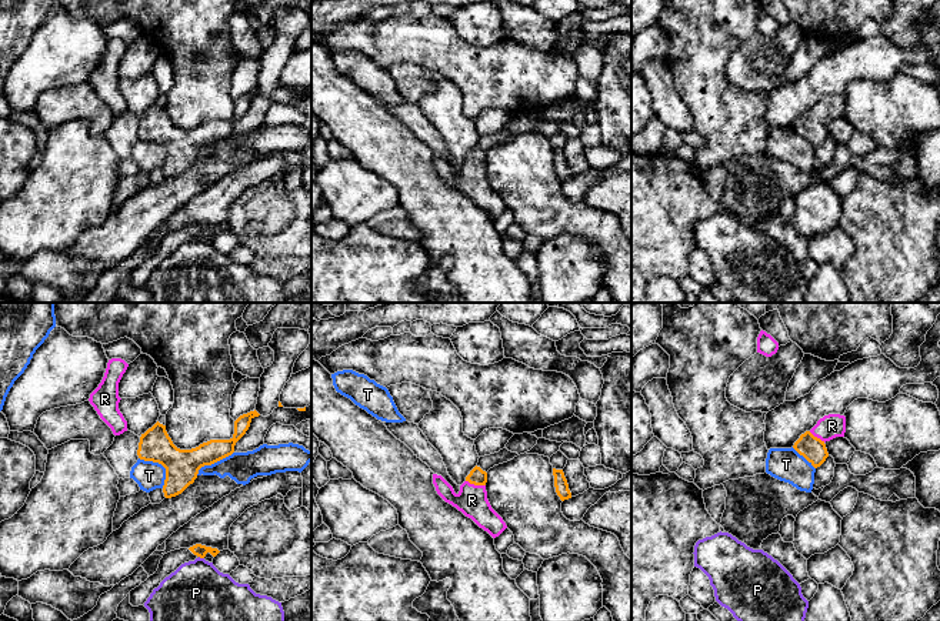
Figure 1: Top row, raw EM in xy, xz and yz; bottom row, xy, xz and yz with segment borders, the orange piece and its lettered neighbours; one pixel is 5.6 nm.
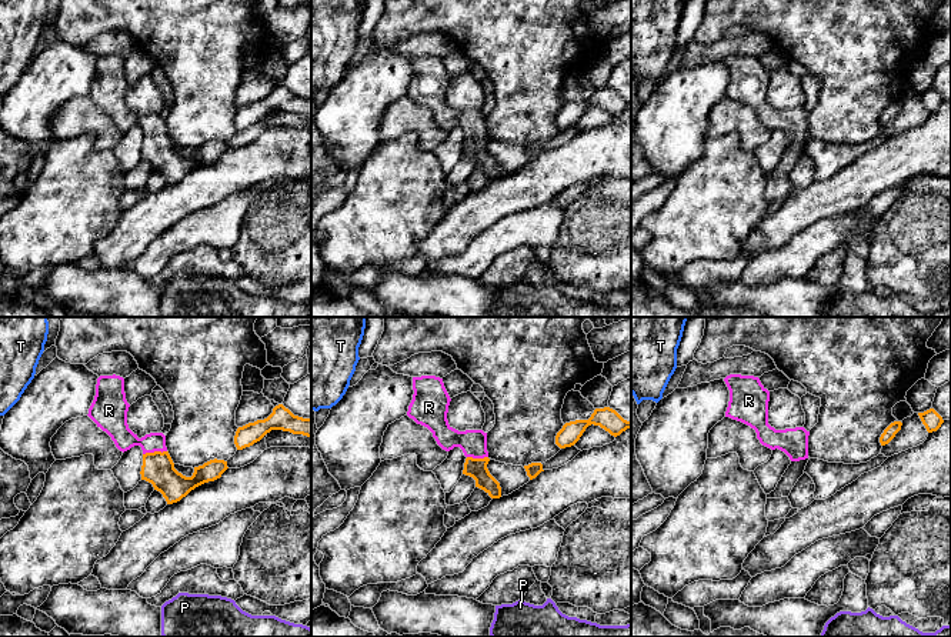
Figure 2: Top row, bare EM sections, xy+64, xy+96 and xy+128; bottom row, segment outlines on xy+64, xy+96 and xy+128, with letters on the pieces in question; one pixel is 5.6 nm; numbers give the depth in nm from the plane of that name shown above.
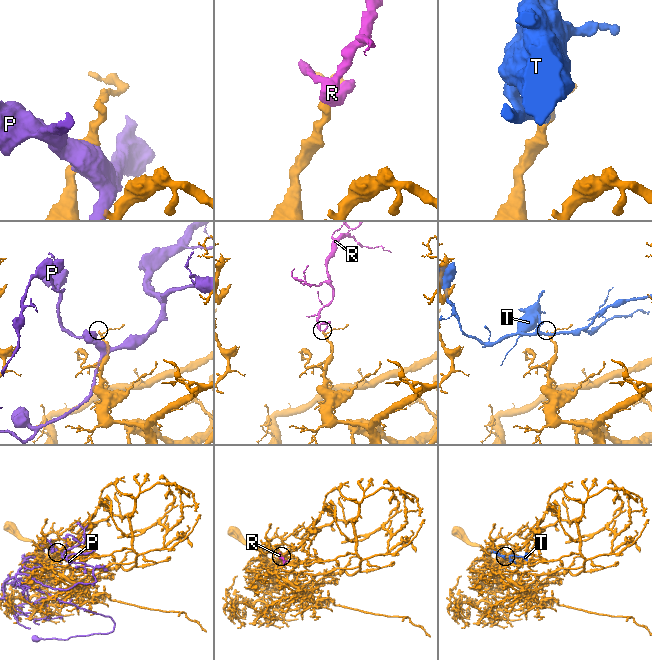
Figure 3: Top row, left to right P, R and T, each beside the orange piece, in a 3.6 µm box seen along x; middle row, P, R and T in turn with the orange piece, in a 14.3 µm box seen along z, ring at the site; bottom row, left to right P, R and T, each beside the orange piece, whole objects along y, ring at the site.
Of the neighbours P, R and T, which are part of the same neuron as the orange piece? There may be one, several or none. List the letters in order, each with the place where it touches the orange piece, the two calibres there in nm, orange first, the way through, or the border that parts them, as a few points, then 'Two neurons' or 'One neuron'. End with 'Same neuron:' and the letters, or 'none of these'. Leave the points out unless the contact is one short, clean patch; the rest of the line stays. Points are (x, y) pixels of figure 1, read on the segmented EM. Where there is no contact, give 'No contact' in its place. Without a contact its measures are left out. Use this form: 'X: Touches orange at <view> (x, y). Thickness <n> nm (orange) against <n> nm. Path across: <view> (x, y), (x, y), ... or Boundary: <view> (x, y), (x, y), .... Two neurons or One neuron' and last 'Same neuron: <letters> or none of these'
P: Touches orange at xy (202, 557). Thickness 70 nm (orange) against 340 nm. Two neurons
R: Touches orange at xz (476, 484). Thickness 90 nm (orange) against 180 nm. Path across: xz (477, 477), (476, 484), (472, 500). One neuron
T: Touches orange at xy (162, 464). Thickness 190 nm (orange) against 160 nm. Two neurons
Same neuron: R

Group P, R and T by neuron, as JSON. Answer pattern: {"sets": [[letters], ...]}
{"sets": [["P"], ["R"], ["T"]]}

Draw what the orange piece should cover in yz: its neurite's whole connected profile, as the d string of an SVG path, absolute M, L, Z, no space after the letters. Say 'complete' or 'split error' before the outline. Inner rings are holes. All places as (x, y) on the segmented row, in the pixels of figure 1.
split error; M829 414L820 418L810 431L801 434L793 448L817 468L829 457L824 443L836 437L844 437L844 433L846 417L840 414Z

